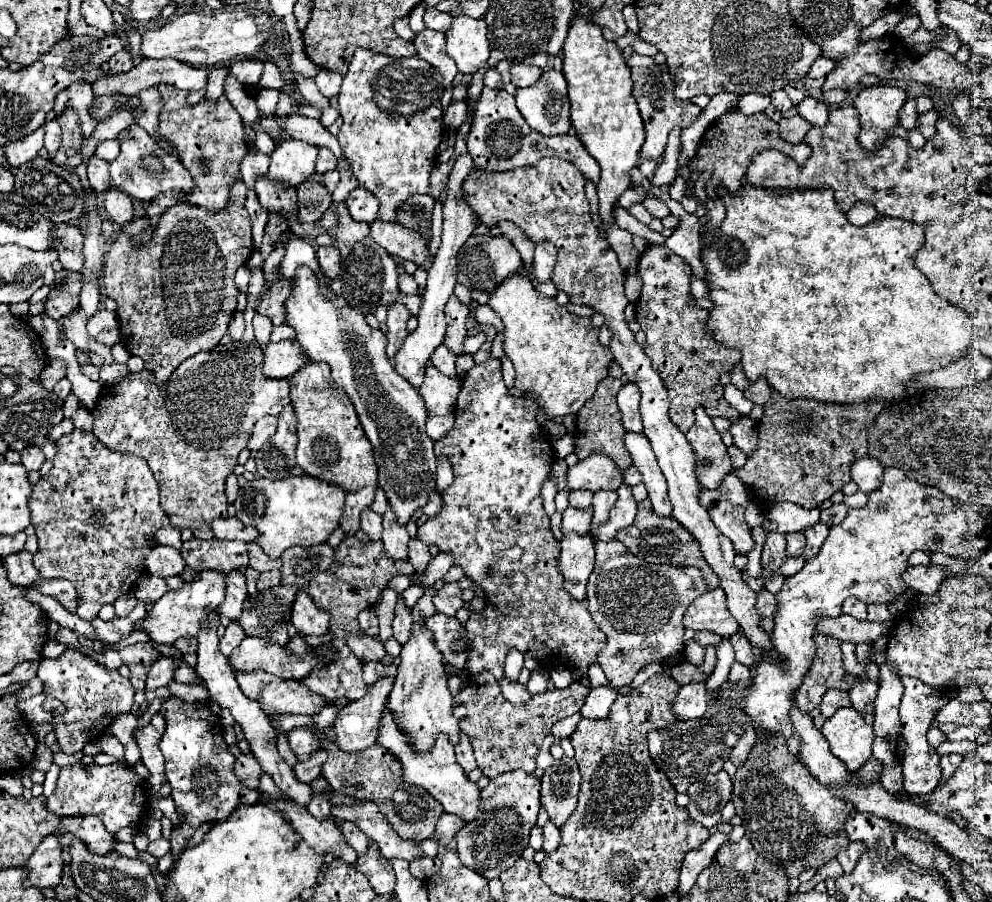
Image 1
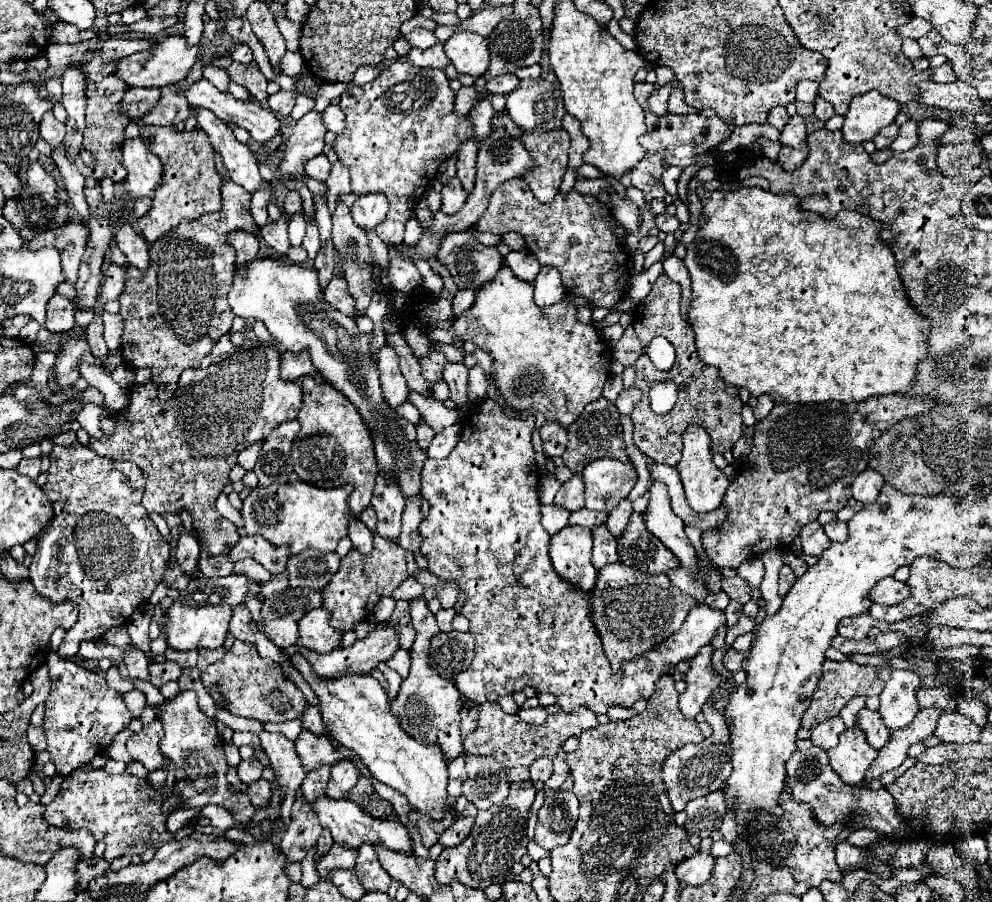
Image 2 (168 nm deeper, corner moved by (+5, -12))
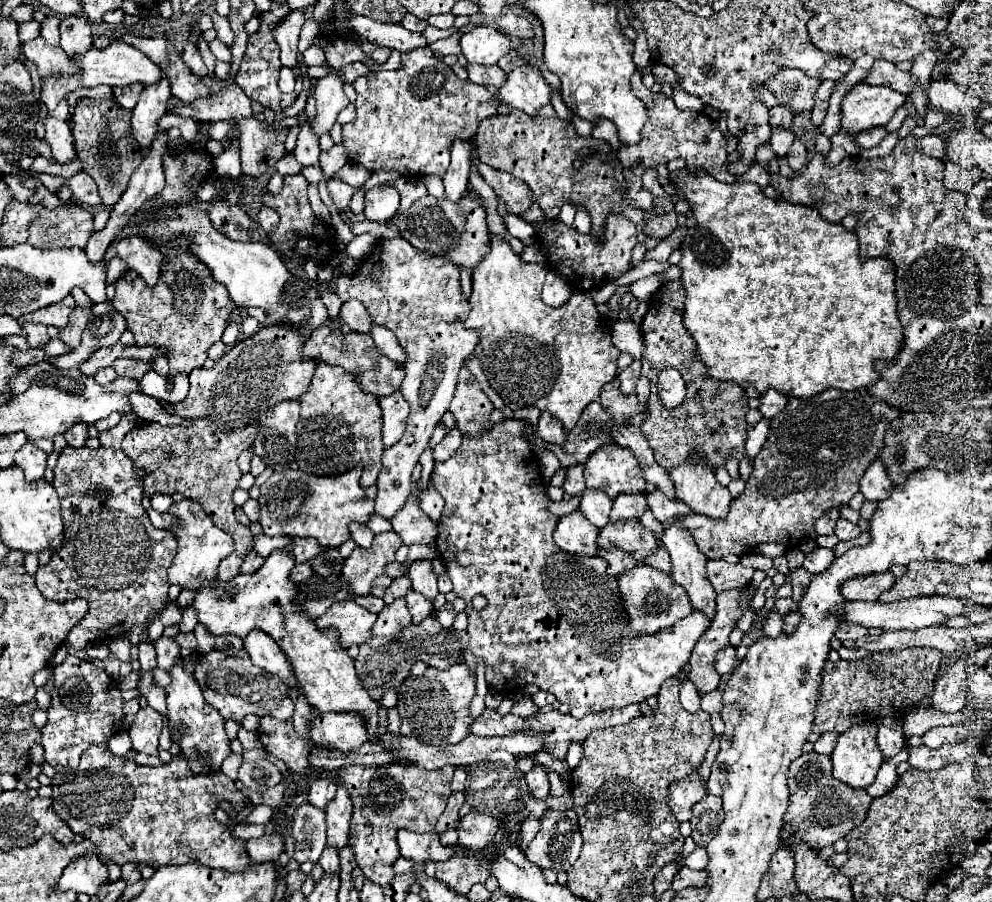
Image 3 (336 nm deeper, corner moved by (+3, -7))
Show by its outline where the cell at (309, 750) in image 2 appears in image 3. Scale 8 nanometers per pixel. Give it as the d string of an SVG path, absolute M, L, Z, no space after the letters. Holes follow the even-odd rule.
M326 713L314 719L310 739L314 745L326 749L352 753L366 741L366 729L362 729L362 721L350 717L350 713Z

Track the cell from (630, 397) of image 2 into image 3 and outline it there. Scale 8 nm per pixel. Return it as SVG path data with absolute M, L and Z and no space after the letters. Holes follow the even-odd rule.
M632 361L632 365L626 367L626 369L618 375L618 379L620 379L620 391L622 391L624 395L634 393L634 391L636 391L636 381L640 379L640 361Z

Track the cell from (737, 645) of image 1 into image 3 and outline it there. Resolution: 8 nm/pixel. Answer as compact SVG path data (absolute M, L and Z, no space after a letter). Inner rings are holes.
M726 645L718 651L716 655L716 669L720 675L728 675L736 665L736 655L734 655L734 647Z

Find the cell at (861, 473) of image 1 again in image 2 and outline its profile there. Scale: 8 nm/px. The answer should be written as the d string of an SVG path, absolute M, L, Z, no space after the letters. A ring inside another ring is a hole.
M866 468L852 482L852 496L862 504L870 504L870 502L874 502L878 498L882 486L884 486L884 478L876 470Z

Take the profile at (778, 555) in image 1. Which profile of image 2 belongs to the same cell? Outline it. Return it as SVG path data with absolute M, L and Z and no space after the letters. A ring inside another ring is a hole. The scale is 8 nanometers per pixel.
M782 566L782 570L780 570L780 588L778 588L780 598L784 598L784 594L788 594L788 590L792 588L792 582L796 582L796 574L792 572L790 566Z

